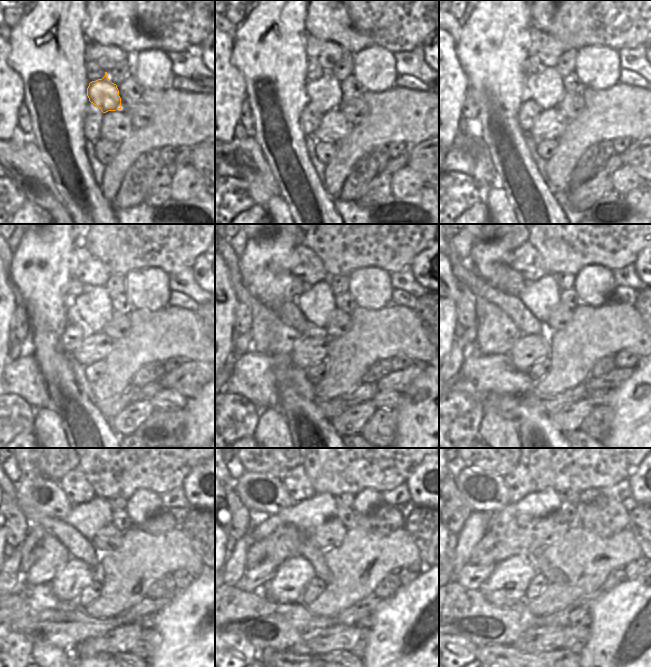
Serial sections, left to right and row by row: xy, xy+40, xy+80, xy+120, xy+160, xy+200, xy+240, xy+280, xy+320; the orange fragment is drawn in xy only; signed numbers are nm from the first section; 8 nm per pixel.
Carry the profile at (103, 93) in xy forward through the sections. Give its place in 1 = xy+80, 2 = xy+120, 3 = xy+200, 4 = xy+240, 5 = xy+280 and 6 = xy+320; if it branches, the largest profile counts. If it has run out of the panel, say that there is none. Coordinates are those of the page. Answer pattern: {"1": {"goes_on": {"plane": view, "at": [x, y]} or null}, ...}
{"1": {"goes_on": {"plane": "xy+80", "at": [546, 88]}}, "2": {"goes_on": {"plane": "xy+120", "at": [94, 306]}}, "3": {"goes_on": {"plane": "xy+200", "at": [540, 296]}}, "4": {"goes_on": {"plane": "xy+240", "at": [88, 518]}}, "5": {"goes_on": {"plane": "xy+280", "at": [308, 514]}}, "6": {"goes_on": {"plane": "xy+320", "at": [540, 503]}}}

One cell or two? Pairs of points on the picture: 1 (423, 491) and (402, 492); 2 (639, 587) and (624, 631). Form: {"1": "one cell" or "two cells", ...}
{"1": "two cells", "2": "one cell"}

